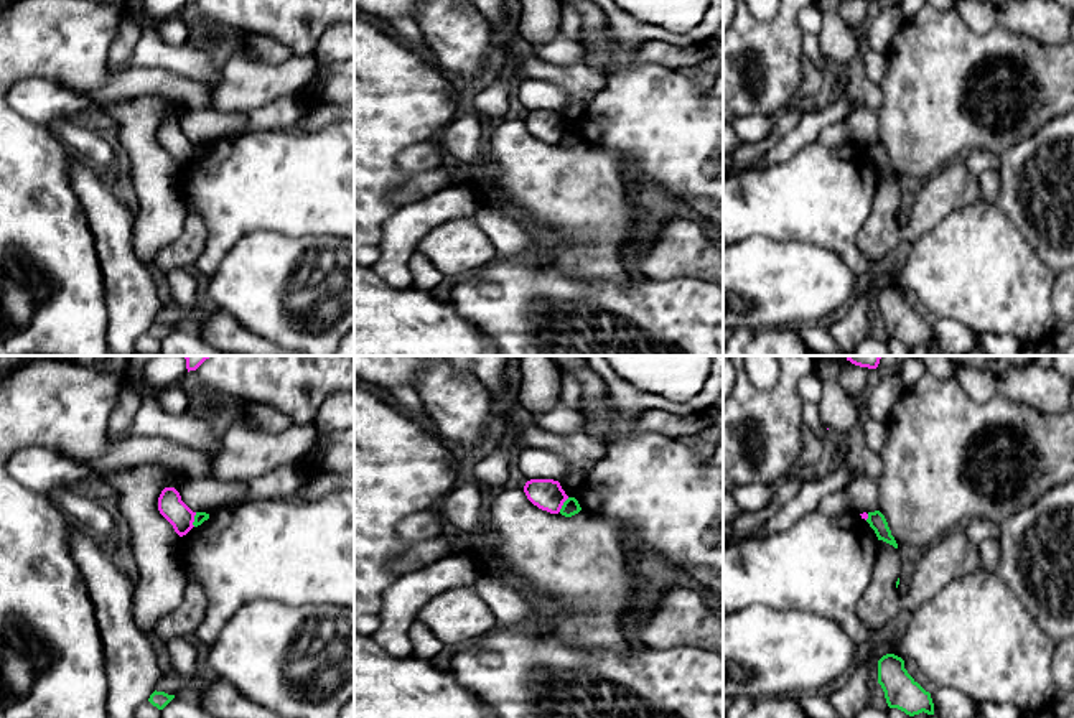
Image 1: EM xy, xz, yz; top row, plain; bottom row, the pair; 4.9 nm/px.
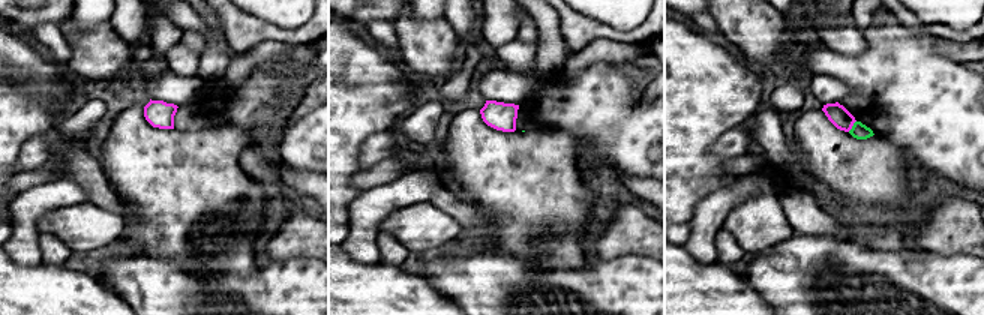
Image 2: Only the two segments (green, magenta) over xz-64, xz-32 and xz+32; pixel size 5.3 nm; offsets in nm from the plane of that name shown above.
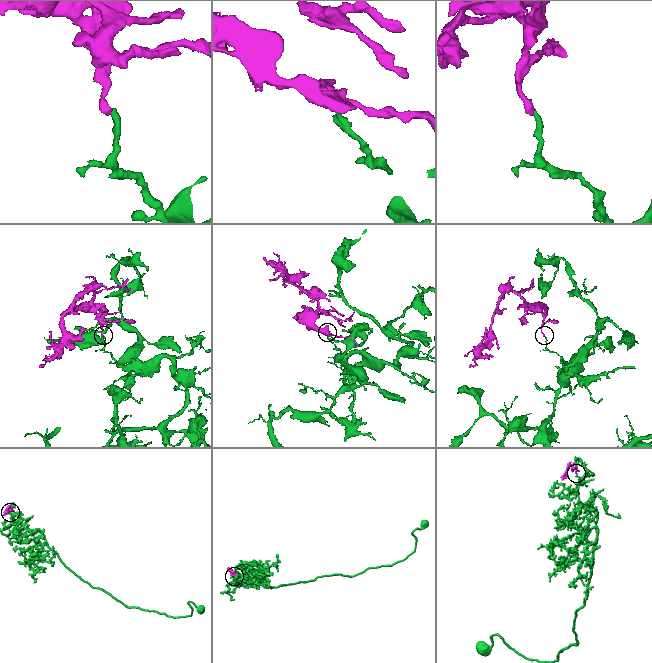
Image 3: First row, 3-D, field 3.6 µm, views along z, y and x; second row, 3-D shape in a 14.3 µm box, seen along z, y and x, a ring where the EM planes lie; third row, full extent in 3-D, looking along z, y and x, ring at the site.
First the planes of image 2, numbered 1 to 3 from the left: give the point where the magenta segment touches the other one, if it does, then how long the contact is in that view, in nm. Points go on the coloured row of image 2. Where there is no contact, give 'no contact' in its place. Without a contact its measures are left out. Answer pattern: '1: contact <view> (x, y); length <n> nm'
1: no contact
2: no contact
3: contact xz+32 (852, 126); length 80 nm

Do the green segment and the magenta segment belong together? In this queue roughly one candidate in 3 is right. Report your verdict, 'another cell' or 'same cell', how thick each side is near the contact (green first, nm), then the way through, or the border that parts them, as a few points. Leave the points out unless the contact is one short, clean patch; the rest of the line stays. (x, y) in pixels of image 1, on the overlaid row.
another cell; calibres 80 and 160 nm; border xz (569, 498), (559, 511)

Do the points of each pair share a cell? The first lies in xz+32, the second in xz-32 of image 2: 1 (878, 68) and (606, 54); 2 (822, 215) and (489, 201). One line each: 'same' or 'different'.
1: different
2: different

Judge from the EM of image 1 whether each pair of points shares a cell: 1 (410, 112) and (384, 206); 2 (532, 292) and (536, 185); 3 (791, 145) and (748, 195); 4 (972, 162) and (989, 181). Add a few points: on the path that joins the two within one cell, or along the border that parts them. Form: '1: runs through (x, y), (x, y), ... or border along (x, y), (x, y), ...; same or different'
1: runs through (387, 135), (379, 144), (379, 183); same
2: border along (522, 256), (555, 267), (570, 277); different
3: border along (807, 144), (781, 162), (748, 170); different
4: runs through (977, 167), (987, 177); same

